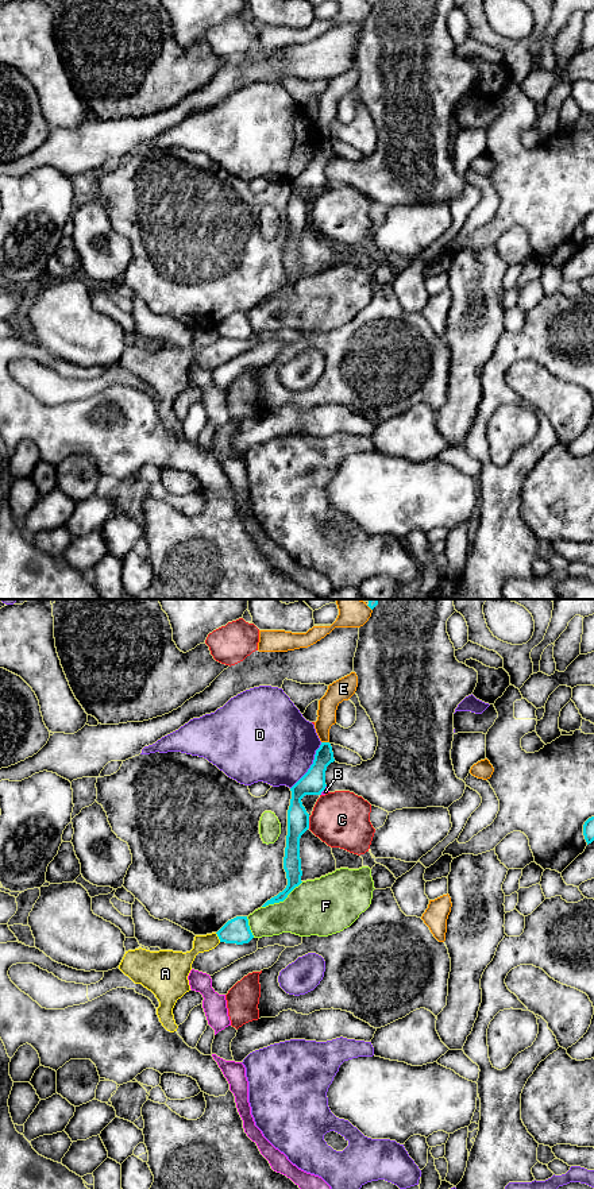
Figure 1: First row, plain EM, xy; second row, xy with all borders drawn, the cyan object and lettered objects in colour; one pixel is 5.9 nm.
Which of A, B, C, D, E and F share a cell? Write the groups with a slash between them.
A / B / C / D / E / F

